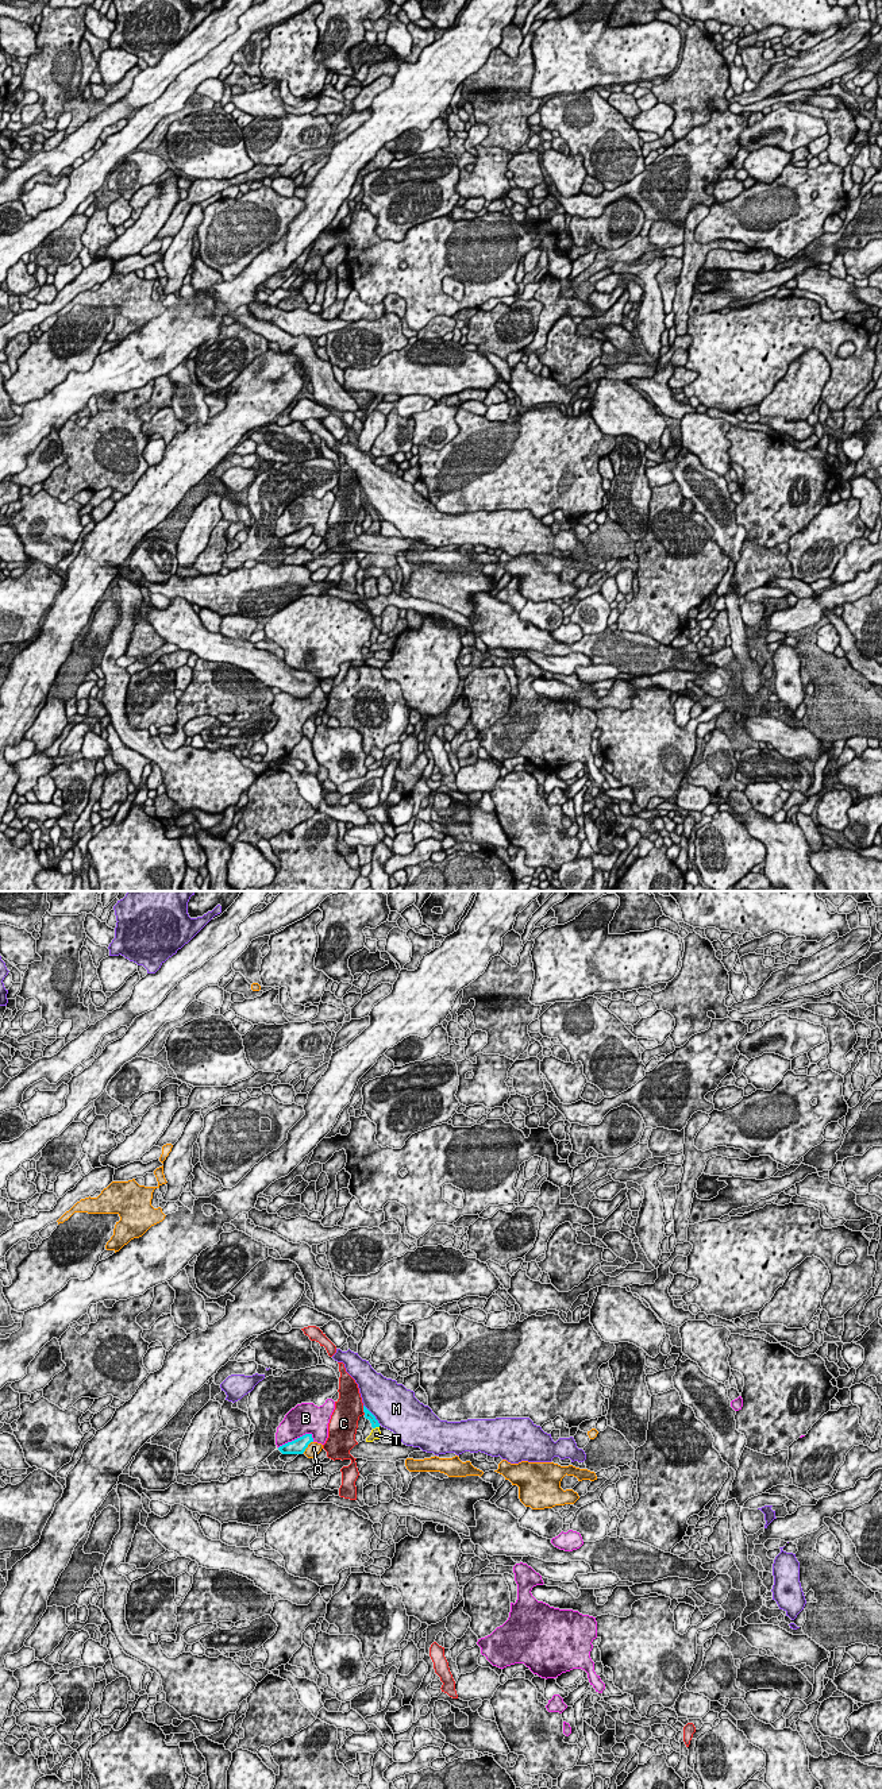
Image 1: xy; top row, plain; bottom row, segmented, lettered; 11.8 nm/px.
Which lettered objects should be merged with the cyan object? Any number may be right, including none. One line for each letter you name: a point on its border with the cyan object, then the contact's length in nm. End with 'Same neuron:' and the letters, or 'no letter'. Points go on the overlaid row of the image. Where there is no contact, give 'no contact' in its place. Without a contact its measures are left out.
T: meets cyan in xy at (376, 1426); contact 90 nm long
Same neuron: T

